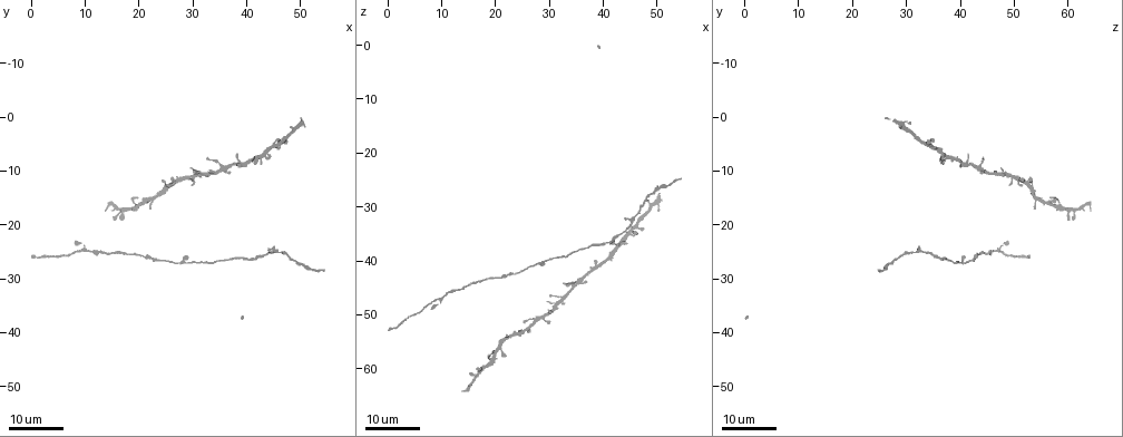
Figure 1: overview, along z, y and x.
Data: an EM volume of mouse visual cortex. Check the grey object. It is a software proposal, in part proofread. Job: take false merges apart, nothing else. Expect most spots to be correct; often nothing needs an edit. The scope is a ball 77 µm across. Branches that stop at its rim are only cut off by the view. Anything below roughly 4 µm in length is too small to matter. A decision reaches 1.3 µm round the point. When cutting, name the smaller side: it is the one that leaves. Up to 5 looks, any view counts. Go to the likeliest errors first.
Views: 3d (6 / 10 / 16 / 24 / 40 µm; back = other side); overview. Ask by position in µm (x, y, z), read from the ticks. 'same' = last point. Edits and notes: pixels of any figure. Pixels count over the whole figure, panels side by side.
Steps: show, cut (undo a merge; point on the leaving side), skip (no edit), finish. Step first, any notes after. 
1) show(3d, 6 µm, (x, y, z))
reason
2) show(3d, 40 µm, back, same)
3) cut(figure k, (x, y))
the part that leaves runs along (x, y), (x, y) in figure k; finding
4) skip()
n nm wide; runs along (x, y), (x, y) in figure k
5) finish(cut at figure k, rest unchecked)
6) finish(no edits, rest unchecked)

show(3d, 24 µm, (45.0, 25.0, 32.5))
thick turns thin

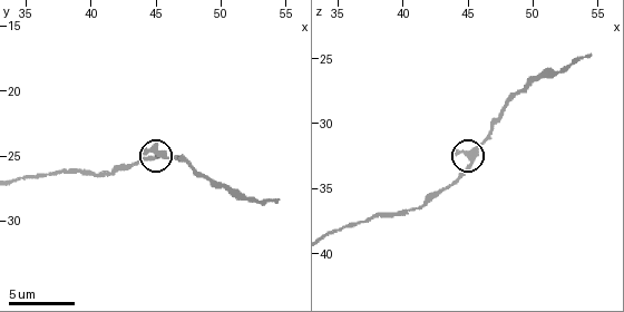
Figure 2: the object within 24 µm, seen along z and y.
show(3d, 10 µm, (45.6, 24.8, 32.2))

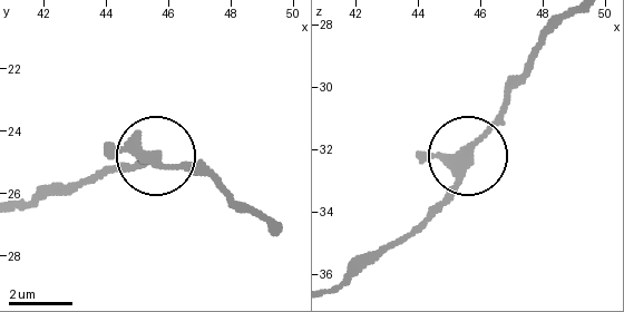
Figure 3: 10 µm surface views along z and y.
skip()
runs along (334, 291), (439, 205), (478, 134), (524, 80) in figure 3; one neuron here

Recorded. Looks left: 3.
show(3d, 24 µm, (17.0, 25.0, 44.0))

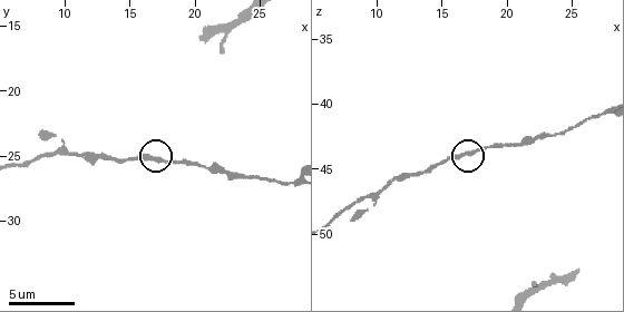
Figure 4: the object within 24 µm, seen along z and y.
show(3d, 6 µm, (17.4, 25.4, 43.8))

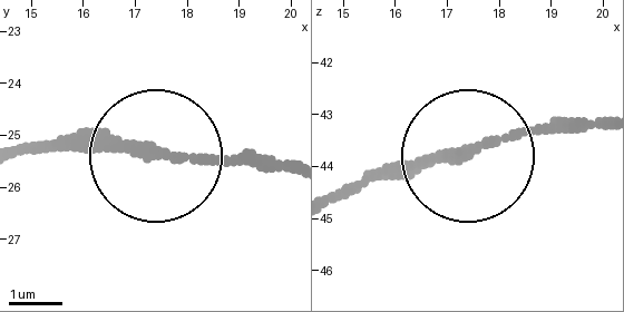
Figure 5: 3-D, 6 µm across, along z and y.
skip()
runs along (594, 128), (528, 128), (345, 181) in figure 5; one neuron here

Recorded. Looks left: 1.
show(3d, 10 µm, (22.4, 15.0, 54.2))
arms part here

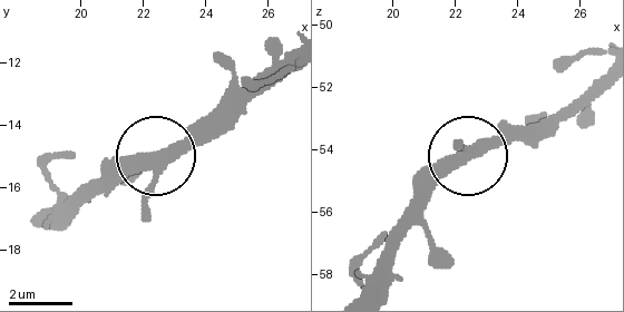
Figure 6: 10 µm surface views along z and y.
skip()
side arm 15 µm; 3 arms; continuous, no second neuron

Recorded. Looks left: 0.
finish(no edits, rest unchecked)

